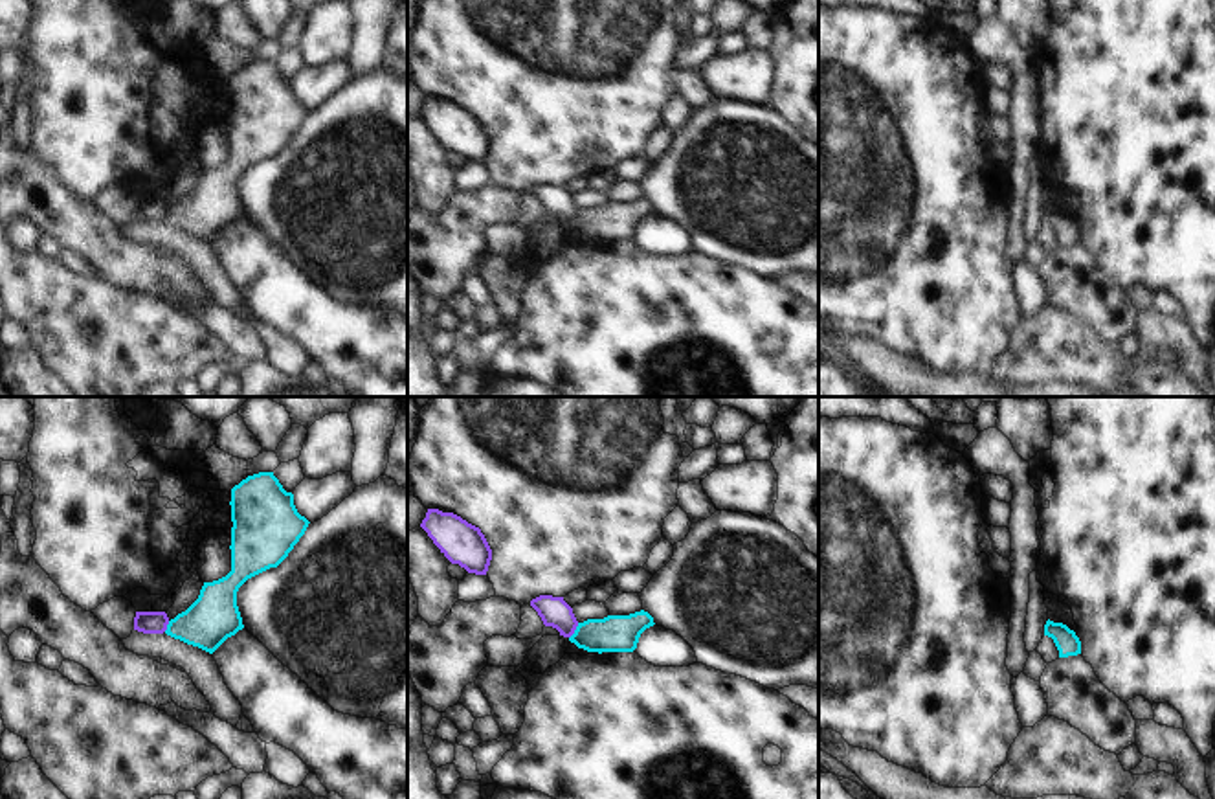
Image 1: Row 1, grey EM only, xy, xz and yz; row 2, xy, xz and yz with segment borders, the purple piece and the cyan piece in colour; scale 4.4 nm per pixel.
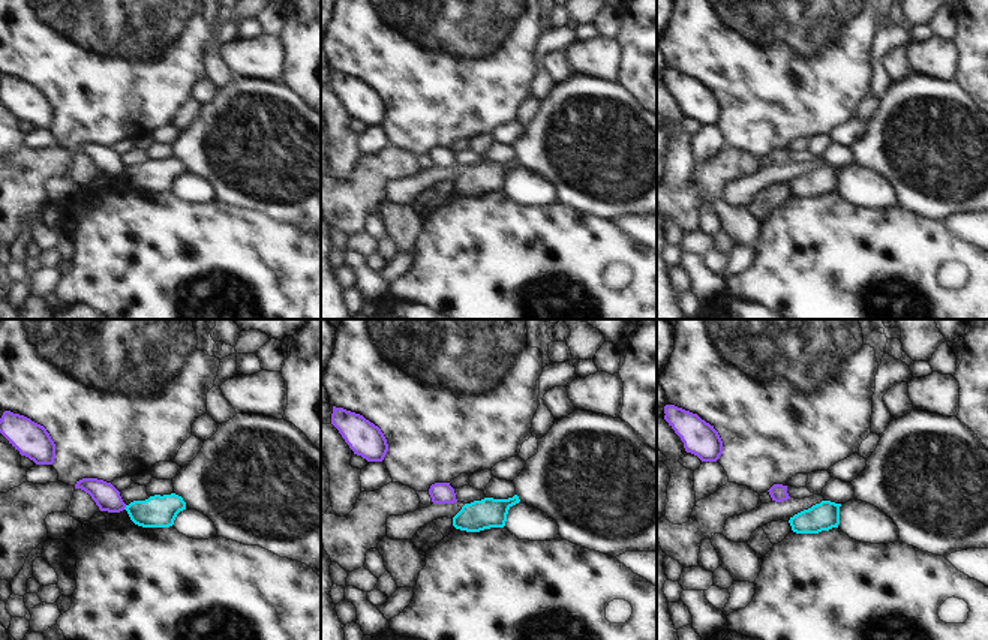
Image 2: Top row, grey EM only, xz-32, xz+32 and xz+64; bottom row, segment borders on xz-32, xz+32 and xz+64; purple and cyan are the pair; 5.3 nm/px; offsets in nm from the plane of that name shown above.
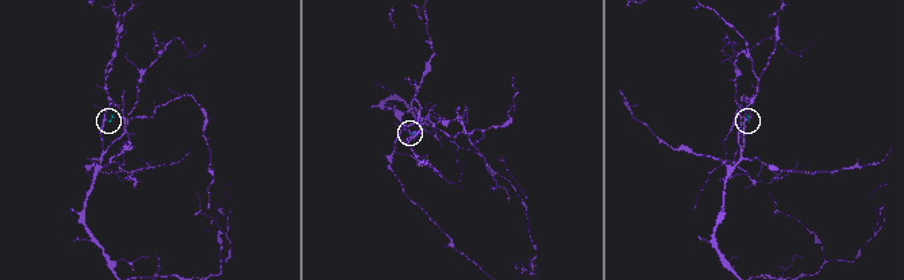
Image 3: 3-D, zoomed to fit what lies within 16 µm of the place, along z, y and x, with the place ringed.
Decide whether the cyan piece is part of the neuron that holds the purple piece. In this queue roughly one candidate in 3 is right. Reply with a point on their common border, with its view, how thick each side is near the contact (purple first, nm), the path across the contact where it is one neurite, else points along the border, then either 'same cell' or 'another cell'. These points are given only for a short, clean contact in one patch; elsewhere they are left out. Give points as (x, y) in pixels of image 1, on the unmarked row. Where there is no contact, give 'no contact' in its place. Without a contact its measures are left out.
contact xz (575, 217); calibres 130 and 160 nm; border xz (579, 212), (569, 226); another cell

